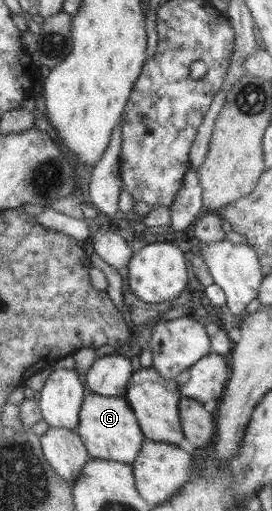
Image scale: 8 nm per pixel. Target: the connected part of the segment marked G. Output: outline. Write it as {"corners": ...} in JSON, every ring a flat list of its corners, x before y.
{"corners":[[93,391,87,392,83,399,75,431,81,437,91,458,129,464,137,458,146,439,124,396,105,397]]}

